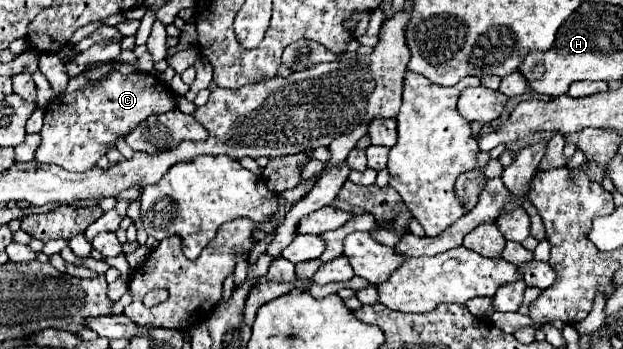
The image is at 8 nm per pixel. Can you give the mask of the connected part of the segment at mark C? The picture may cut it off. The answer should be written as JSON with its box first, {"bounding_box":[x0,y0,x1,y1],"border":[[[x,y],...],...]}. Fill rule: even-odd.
{"bounding_box":[35,71,177,171],"border":[[[113,71],[105,79],[53,97],[45,111],[45,125],[41,129],[41,145],[35,159],[49,165],[59,165],[67,171],[87,171],[117,143],[117,137],[127,137],[141,121],[153,113],[167,113],[177,109],[177,97],[169,85],[147,73],[121,75]]]}

